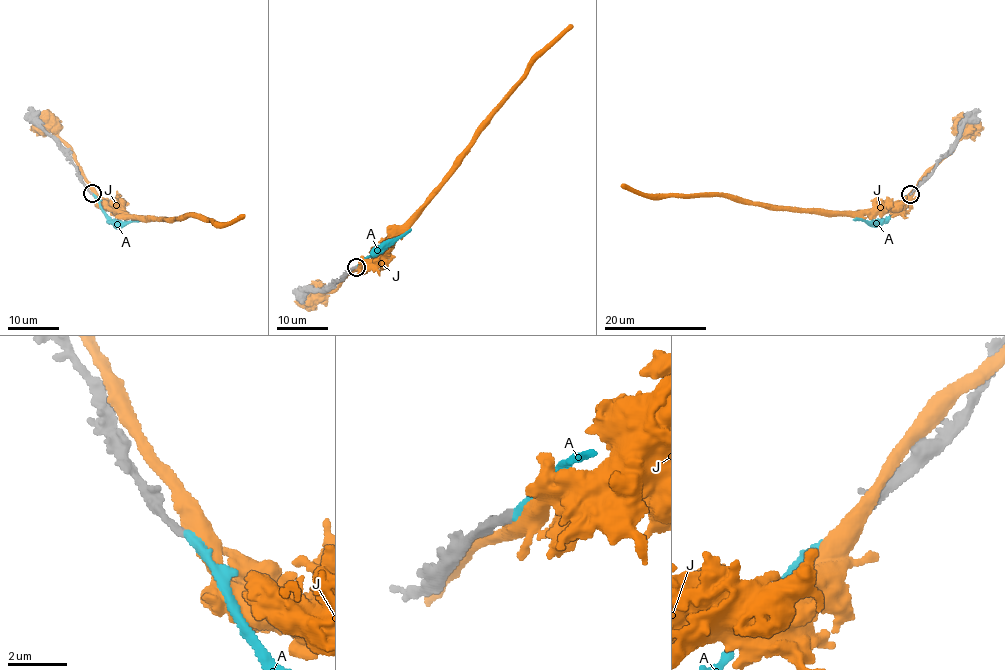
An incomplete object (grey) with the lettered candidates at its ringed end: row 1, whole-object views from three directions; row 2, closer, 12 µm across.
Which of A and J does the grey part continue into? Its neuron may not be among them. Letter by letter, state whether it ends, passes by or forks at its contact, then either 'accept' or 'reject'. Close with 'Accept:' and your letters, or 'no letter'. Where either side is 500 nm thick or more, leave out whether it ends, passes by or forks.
A: it ends; accept
J: reject
Accept: A

